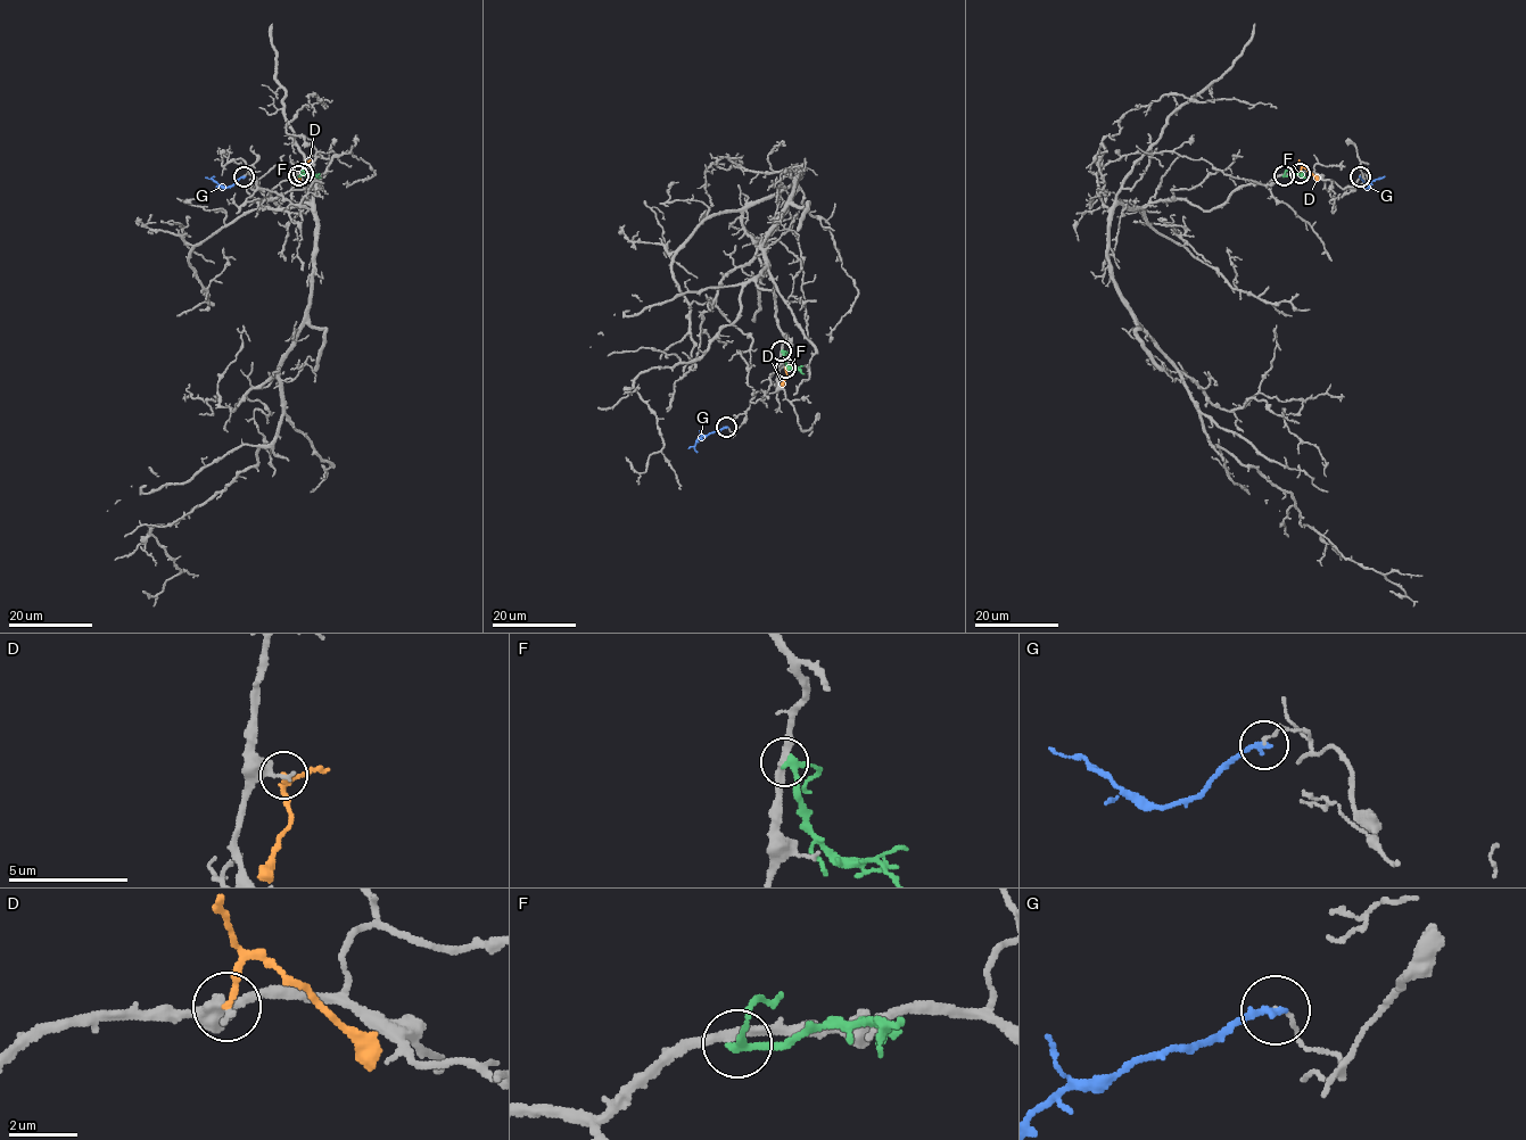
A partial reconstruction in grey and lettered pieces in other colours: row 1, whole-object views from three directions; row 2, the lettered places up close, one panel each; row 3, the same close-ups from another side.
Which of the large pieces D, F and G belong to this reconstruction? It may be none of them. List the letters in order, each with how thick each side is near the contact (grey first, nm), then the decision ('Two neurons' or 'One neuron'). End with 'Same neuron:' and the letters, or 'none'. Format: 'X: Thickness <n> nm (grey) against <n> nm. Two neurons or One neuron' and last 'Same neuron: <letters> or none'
D: Thickness 400 nm (grey) against 180 nm. Two neurons
F: Thickness 280 nm (grey) against 240 nm. Two neurons
G: Thickness 110 nm (grey) against 240 nm. Two neurons
Same neuron: none

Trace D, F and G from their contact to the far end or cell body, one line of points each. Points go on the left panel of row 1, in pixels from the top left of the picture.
D: (302, 173), (302, 167), (298, 181)
F: (298, 175), (307, 173), (321, 178)
G: (244, 176), (229, 187), (220, 186), (212, 179), (214, 176)

